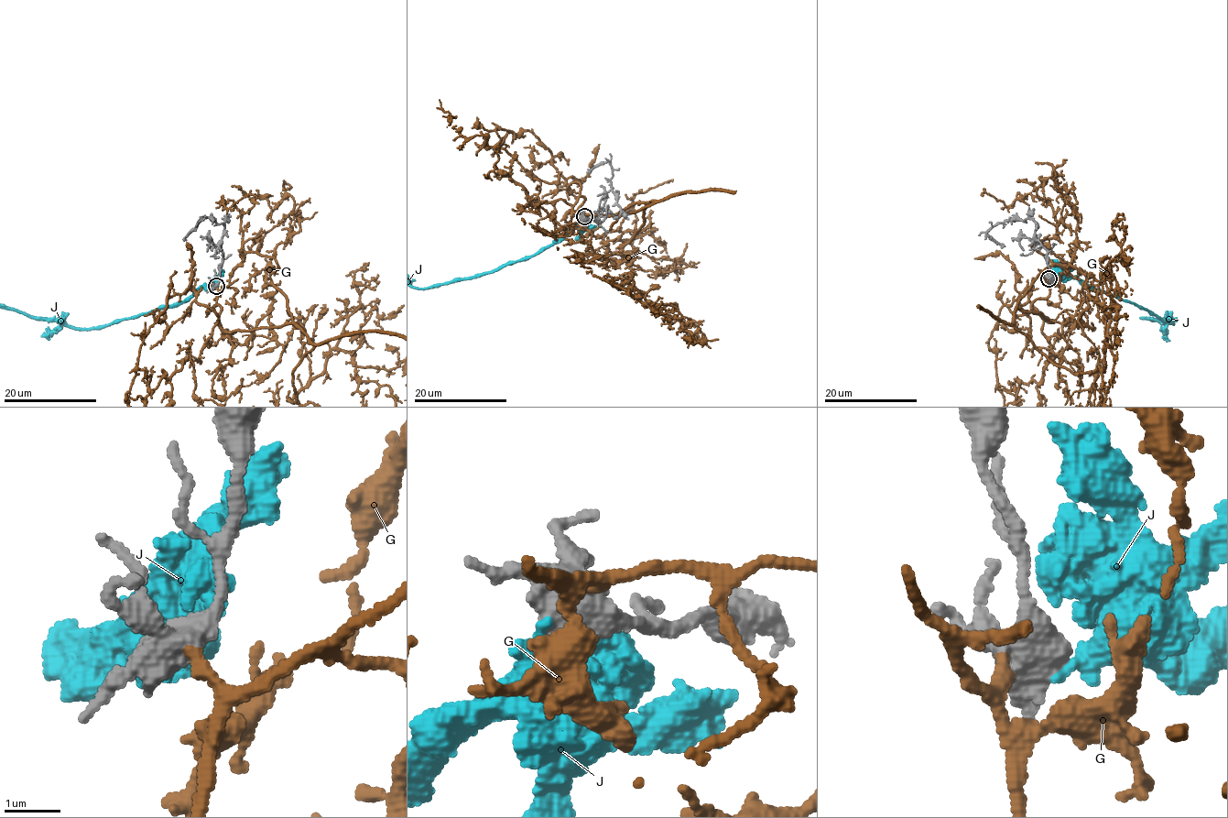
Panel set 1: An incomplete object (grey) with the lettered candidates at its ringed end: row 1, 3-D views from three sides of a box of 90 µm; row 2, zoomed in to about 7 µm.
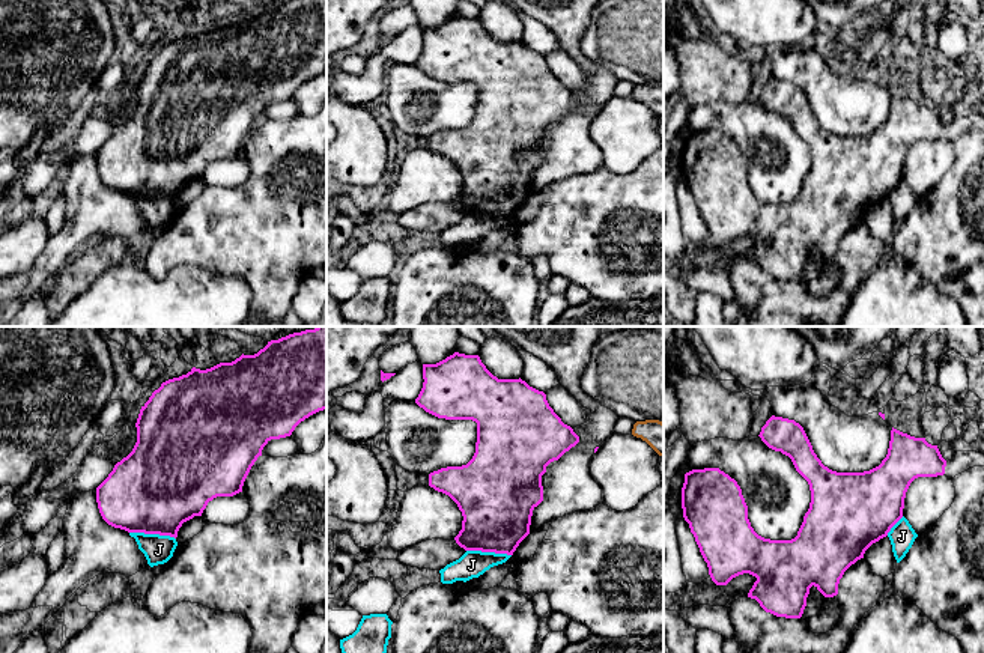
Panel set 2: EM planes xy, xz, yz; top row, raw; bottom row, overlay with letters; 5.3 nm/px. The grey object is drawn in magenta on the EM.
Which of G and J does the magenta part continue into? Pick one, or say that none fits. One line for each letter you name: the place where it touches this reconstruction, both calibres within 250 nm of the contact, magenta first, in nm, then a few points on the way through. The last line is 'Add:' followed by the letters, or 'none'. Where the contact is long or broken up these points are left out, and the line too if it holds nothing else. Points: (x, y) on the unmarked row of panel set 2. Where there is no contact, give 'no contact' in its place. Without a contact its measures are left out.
G: no contact
Add: G

